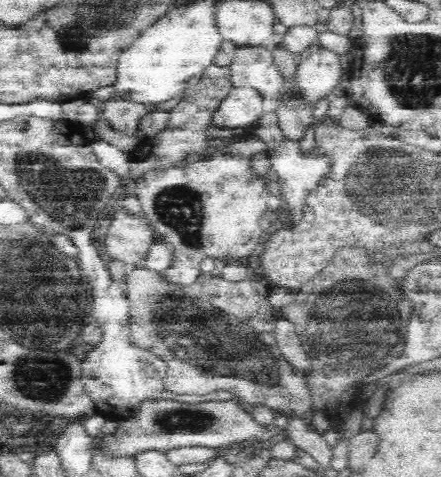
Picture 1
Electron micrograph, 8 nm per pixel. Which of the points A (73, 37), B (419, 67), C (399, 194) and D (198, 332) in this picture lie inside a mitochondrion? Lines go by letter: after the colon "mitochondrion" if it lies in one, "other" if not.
A: mitochondrion
B: mitochondrion
C: mitochondrion
D: mitochondrion

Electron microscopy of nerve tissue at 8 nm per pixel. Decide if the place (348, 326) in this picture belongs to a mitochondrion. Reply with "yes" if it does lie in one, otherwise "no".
yes

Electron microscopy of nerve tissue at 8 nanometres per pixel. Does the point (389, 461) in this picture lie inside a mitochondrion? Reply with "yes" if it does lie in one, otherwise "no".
no

